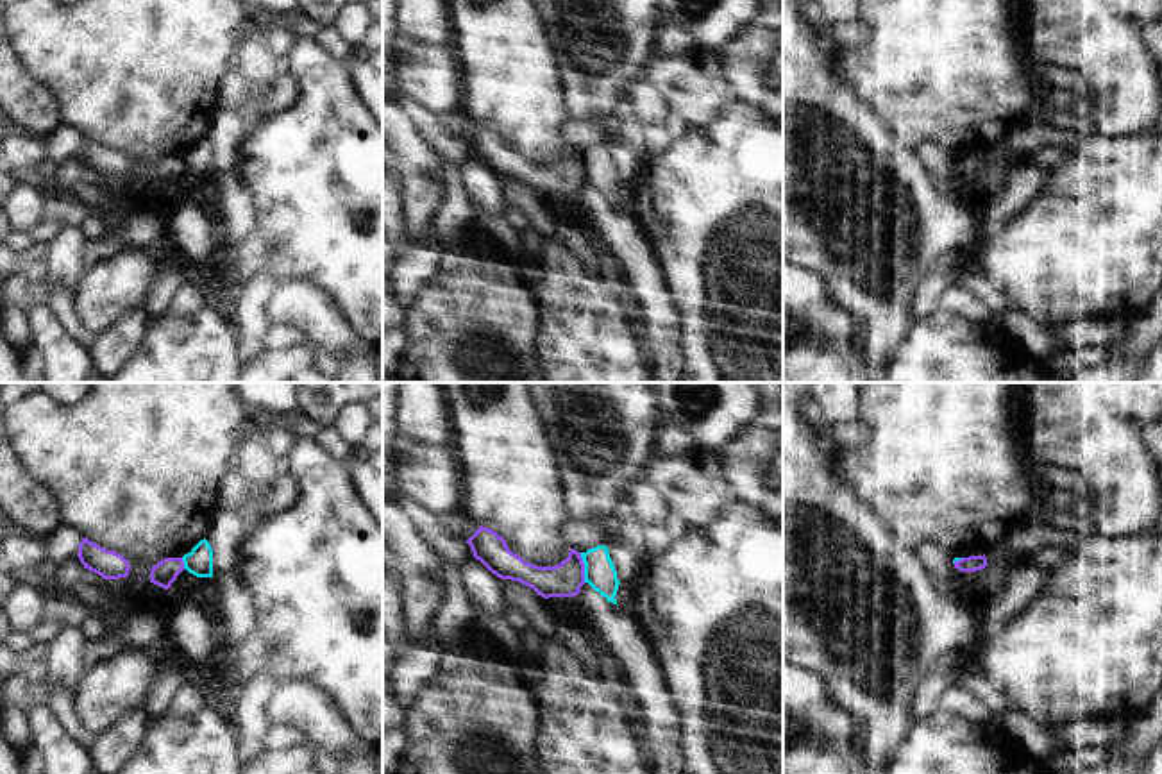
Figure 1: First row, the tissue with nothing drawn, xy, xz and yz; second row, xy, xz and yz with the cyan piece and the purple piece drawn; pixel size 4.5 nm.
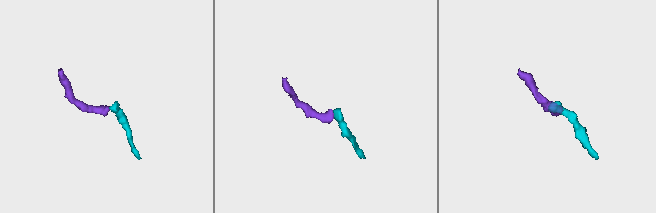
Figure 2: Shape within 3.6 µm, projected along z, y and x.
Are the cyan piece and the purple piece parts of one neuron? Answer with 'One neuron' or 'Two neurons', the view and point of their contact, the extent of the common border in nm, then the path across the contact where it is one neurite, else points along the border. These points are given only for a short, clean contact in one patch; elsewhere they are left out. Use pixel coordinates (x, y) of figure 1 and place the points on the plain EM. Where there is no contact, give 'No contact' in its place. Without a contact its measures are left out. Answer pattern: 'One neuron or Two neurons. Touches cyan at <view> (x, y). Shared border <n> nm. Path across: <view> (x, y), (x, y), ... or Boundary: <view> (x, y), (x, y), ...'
Two neurons. Touches cyan at xz (585, 167). Shared border 140 nm.

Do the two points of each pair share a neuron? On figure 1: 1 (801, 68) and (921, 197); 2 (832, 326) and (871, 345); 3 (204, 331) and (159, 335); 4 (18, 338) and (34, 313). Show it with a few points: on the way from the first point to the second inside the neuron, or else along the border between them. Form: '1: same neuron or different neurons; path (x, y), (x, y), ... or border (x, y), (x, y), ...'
1: same neuron; path (828, 100), (894, 165)
2: different neurons; border (837, 304), (858, 320), (858, 351), (867, 363)
3: same neuron; path (193, 335), (170, 335)
4: different neurons; border (22, 310), (33, 342)

